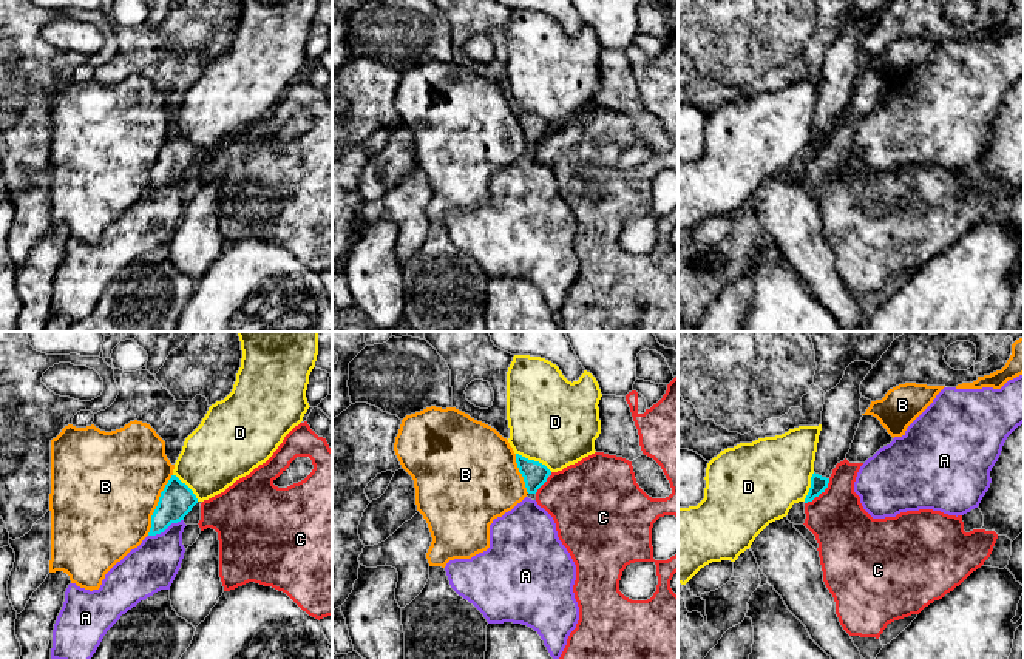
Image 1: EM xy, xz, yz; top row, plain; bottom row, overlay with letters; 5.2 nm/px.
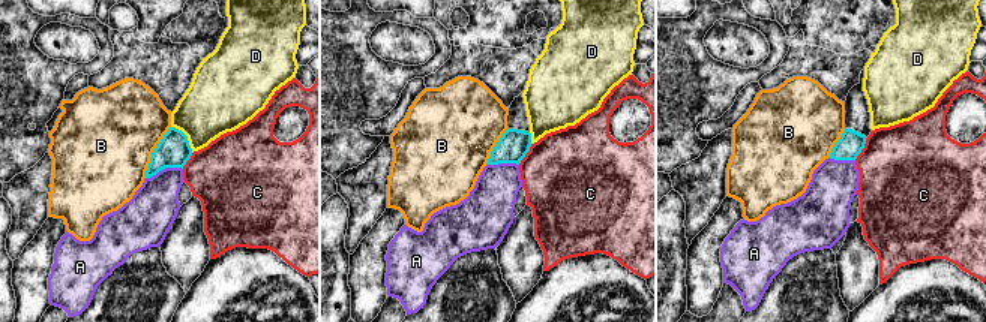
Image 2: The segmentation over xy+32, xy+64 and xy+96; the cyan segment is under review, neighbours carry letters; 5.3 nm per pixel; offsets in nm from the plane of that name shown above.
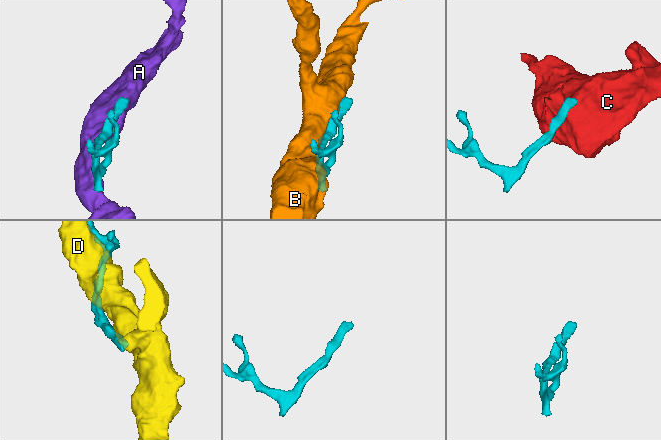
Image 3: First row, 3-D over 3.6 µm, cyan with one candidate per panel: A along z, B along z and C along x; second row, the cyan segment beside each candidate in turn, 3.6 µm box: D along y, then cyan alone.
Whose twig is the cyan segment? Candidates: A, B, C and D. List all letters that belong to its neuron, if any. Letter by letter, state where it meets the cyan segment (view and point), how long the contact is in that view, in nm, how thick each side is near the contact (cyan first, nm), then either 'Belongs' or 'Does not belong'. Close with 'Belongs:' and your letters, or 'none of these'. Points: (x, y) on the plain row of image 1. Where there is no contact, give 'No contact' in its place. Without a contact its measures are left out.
A: Touches cyan at xy (166, 182). Shared border 200 nm. Thickness 180 nm (cyan) against 260 nm. Does not belong
B: Touches cyan at xy (158, 159). Shared border 340 nm. Thickness 180 nm (cyan) against 480 nm. Does not belong
C: Touches cyan at yz (819, 148). Shared border 190 nm. Thickness 90 nm (cyan) against 300 nm. Does not belong
D: Touches cyan at xz (533, 114). Shared border 220 nm. Thickness 130 nm (cyan) against 460 nm. Does not belong
Belongs: none of these

